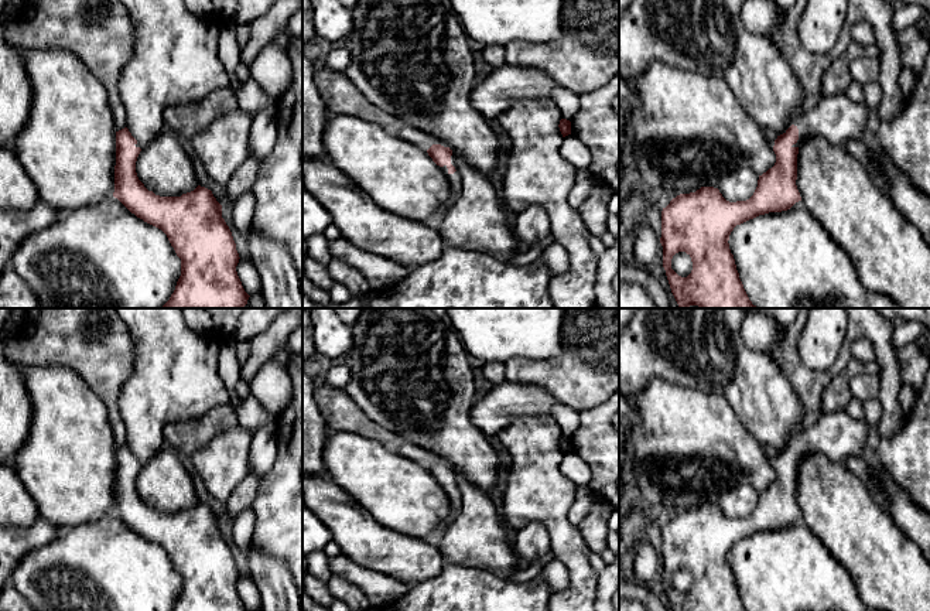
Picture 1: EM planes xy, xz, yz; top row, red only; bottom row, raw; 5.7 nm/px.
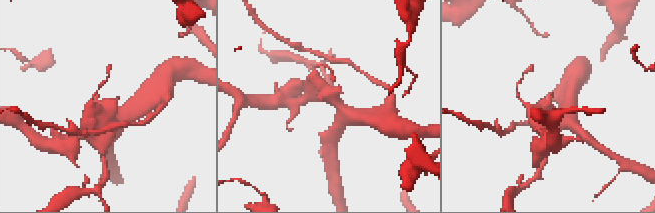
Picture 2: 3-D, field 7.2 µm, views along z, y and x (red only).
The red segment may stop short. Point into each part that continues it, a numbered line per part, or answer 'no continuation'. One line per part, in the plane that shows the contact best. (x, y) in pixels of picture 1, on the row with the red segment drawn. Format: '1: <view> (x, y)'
1: xz (454, 180)

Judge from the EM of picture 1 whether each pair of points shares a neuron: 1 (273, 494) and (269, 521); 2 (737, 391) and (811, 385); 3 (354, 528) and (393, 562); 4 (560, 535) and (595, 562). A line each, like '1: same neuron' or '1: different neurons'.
1: same neuron
2: different neurons
3: same neuron
4: different neurons

